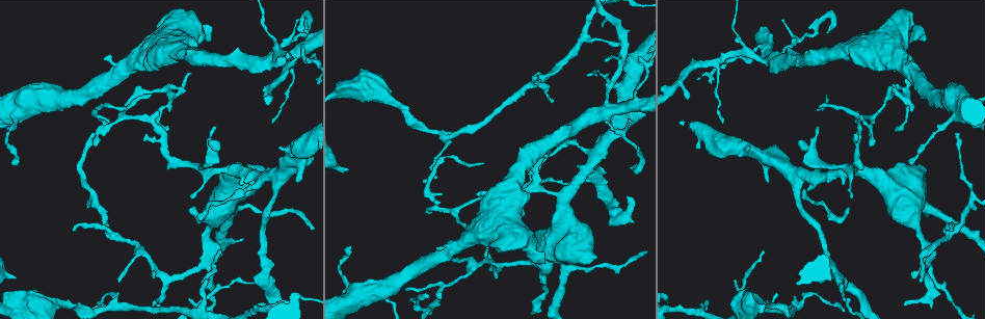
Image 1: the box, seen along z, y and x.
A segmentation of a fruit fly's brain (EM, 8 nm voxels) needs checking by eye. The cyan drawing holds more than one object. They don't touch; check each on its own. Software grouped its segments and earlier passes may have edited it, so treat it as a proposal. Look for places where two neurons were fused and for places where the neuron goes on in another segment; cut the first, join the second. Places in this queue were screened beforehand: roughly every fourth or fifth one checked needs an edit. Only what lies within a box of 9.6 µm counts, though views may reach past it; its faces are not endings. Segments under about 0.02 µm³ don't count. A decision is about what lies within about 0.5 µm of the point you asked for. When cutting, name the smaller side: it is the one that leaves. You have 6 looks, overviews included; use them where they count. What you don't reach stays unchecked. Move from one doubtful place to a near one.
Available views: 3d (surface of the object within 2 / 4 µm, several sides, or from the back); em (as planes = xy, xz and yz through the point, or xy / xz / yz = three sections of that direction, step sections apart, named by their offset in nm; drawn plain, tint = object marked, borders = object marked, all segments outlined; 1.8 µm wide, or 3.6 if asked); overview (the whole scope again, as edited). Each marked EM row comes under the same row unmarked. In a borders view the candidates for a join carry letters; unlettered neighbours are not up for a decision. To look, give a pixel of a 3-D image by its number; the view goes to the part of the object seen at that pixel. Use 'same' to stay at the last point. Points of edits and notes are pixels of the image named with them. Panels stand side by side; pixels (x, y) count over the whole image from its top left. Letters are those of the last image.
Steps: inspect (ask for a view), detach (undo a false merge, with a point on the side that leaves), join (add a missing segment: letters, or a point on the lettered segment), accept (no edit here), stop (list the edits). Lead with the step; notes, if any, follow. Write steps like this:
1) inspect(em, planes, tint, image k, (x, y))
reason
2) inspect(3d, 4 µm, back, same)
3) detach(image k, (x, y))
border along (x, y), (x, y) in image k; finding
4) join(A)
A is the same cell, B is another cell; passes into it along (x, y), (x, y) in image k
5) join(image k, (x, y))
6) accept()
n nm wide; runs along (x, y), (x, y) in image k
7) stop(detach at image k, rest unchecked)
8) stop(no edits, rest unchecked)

inspect(em, planes, borders, image 1, (896, 126))
branch stops here

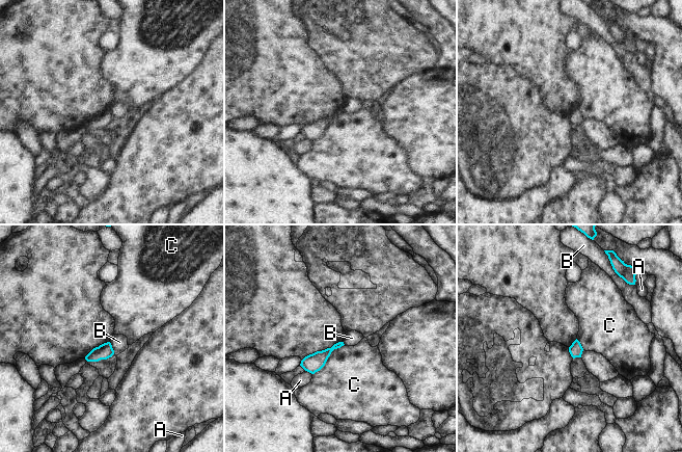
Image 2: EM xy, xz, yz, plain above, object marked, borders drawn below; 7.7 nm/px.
accept()
70 nm wide; C touches over 340 nm; A, B and C are other cells; none of them fits

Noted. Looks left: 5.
inspect(em, 3.6 µm, yz, step 4, tint, image 1, (429, 308))
abrupt turn

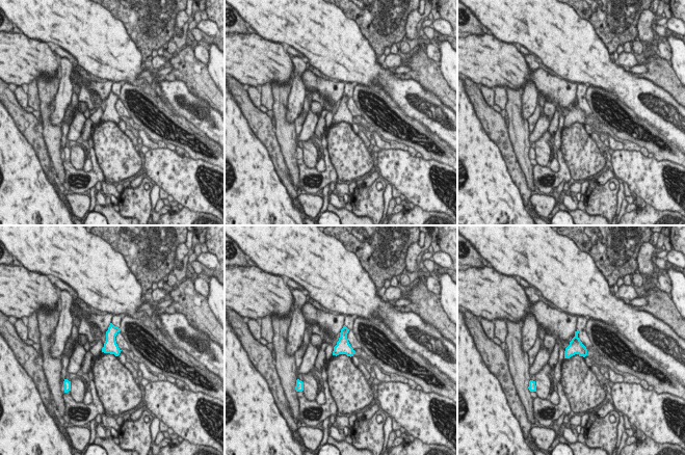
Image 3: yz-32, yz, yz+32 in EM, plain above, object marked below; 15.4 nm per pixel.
inspect(em, 3.6 µm, planes, borders, same)

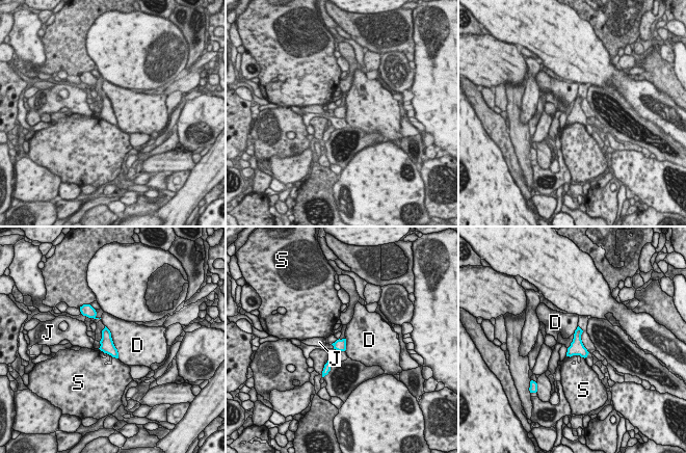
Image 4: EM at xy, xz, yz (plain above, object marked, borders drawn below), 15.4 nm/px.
accept()
D touches over 550 nm; D, J and S are other cells; border along (105, 325), (110, 332), (119, 357) in image 4; continuous, no second neuron

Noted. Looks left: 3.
inspect(em, planes, borders, image 1, (154, 303))
free end

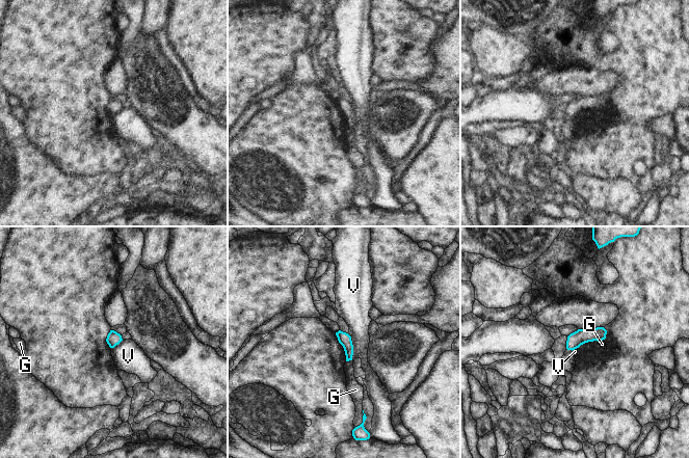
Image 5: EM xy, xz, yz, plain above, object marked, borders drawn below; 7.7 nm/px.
accept()
G and V are other cells; border along (347, 333), (351, 340), (352, 359) in image 5; no lettered segment goes on from it

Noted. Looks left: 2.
stop(no edits, rest unchecked)

